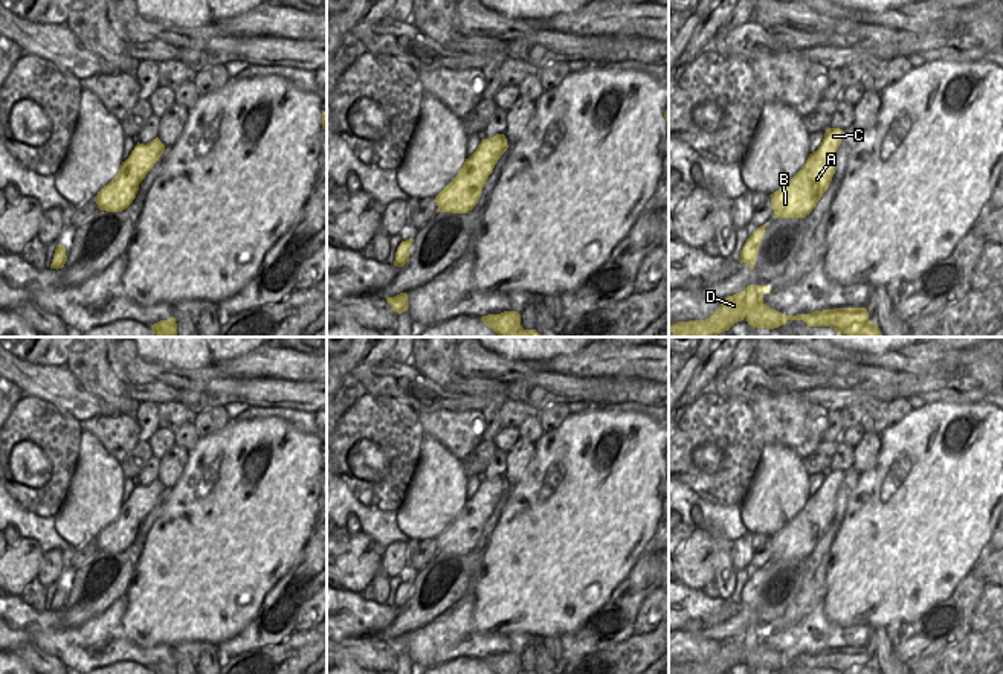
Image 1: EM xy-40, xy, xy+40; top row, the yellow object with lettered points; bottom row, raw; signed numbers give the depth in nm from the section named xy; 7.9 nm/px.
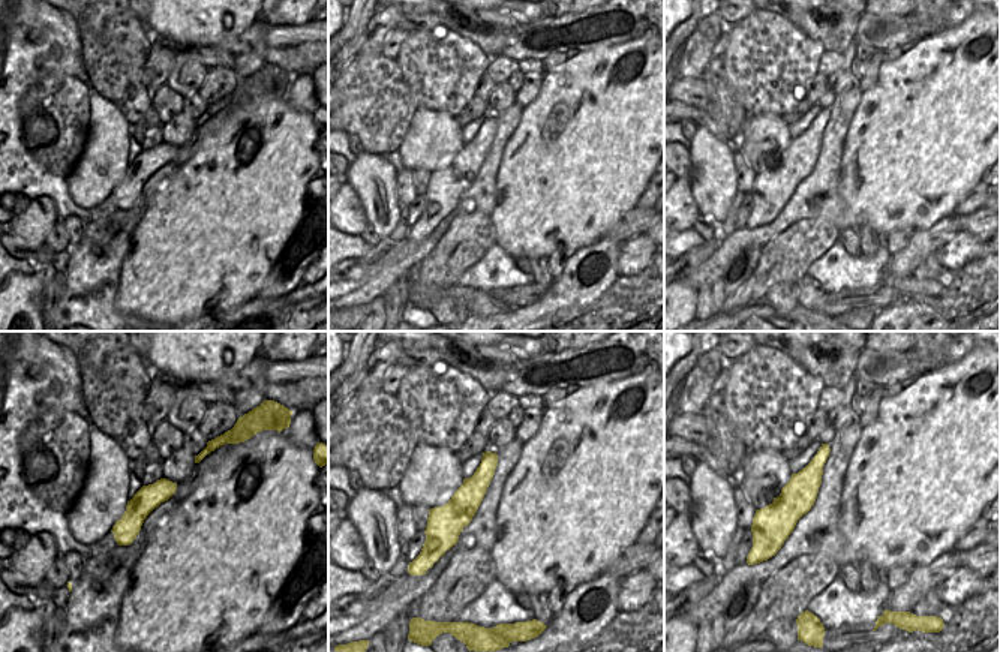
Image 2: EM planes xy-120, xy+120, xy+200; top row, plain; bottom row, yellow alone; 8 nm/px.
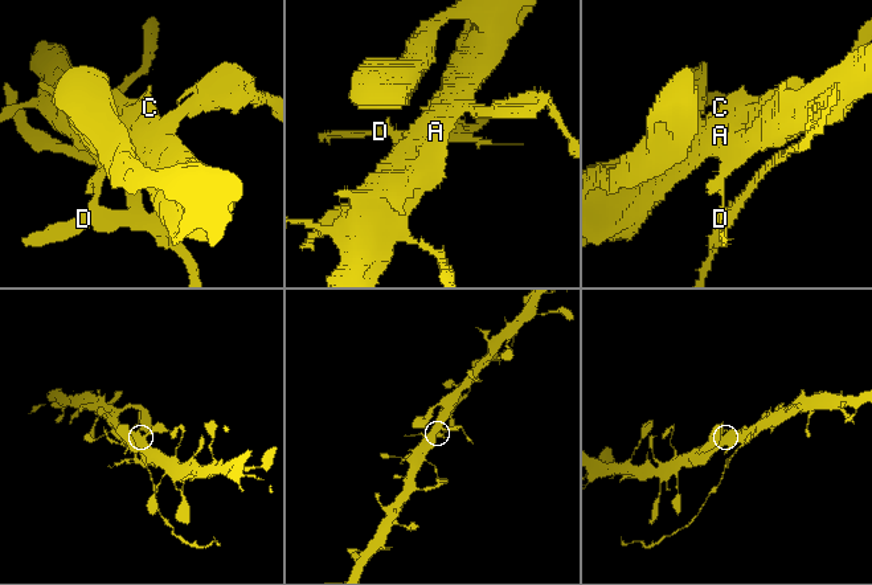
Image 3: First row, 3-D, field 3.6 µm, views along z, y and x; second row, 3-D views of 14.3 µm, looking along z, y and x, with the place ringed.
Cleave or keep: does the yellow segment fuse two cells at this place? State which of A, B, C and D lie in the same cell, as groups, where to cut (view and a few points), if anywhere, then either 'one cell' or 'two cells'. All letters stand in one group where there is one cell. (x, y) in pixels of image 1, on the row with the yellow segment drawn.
groups A B C / D; cut xy+40 (748, 238), (757, 247); two cells

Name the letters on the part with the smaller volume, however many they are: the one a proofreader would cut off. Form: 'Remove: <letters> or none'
Remove: D

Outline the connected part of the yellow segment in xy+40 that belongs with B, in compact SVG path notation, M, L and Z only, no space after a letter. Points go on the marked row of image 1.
M829 128L817 151L779 191L771 194L772 218L805 218L827 191L835 174L837 149L844 131Z

